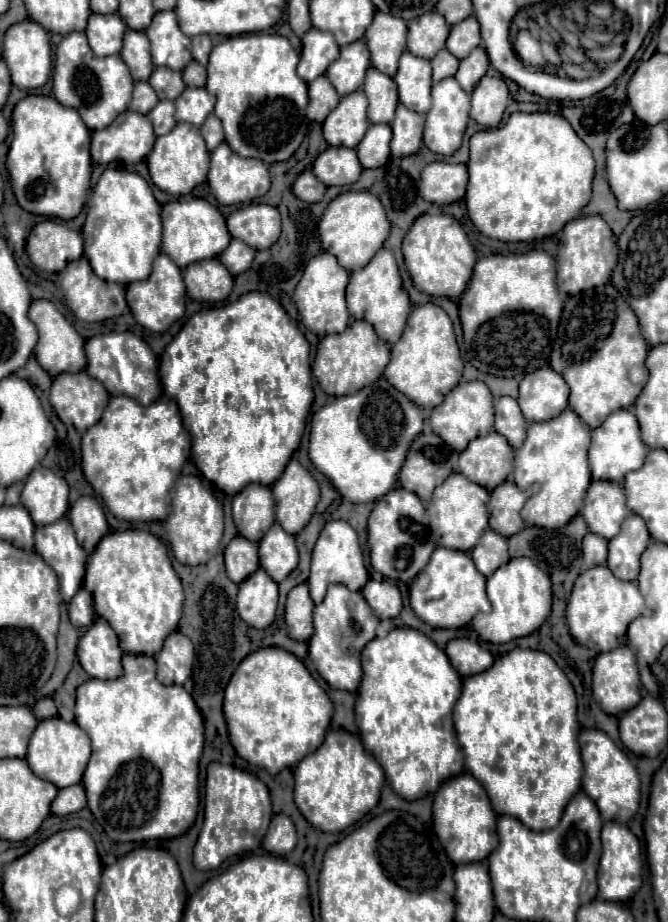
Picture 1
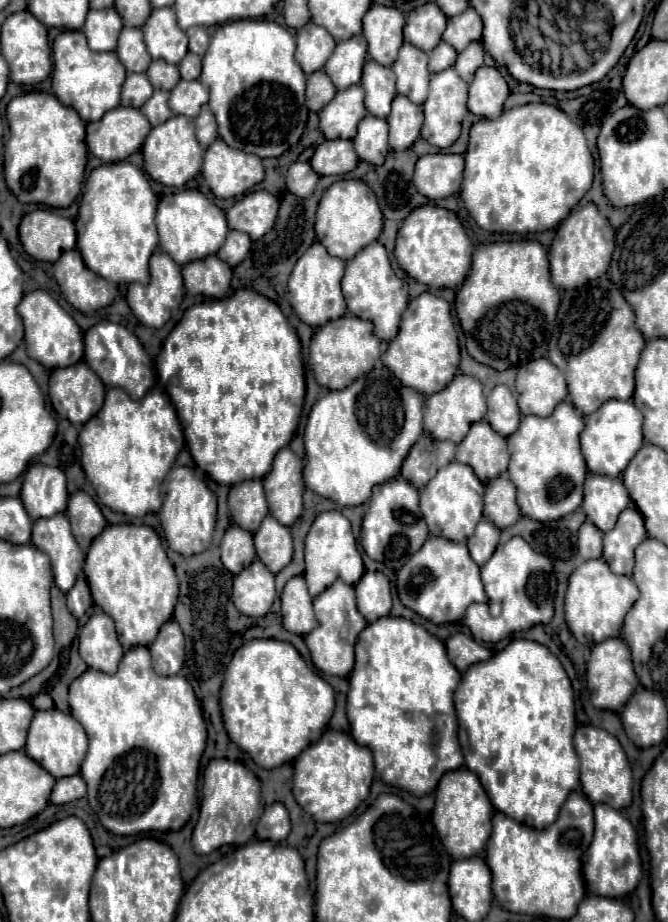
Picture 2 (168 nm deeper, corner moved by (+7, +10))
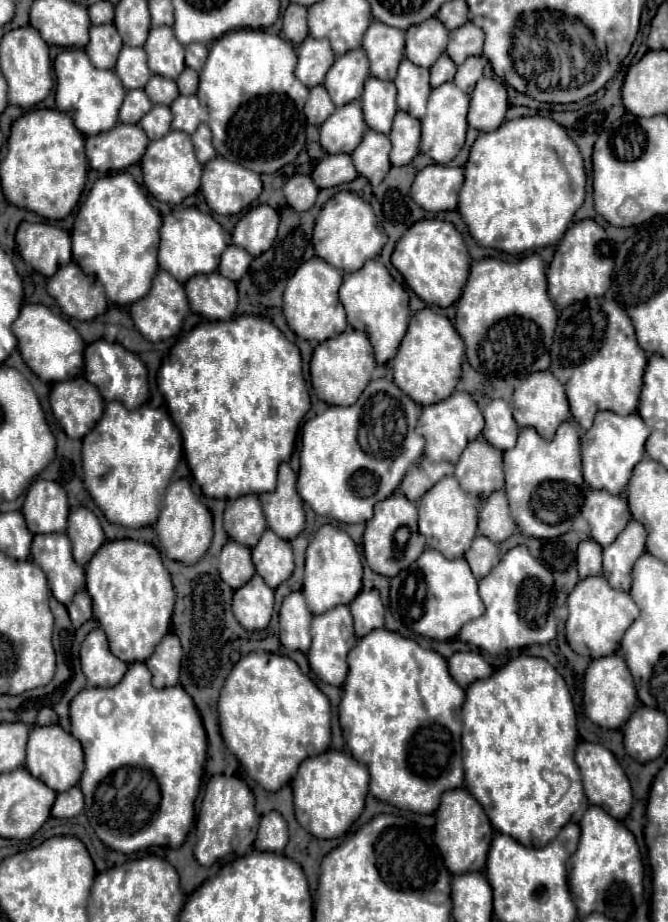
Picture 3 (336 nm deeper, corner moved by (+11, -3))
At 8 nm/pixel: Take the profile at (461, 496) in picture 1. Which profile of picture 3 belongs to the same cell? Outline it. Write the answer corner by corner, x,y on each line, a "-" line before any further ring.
453,475
437,481
419,501
419,531
427,539
427,547
443,553
447,559
463,557
473,537
477,535
477,507
471,497
459,487

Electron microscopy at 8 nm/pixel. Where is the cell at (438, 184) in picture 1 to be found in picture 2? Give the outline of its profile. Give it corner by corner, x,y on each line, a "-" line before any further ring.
427,154
417,160
413,184
431,200
447,198
459,192
463,168
461,154

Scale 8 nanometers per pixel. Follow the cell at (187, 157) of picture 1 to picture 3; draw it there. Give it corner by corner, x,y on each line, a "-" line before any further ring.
169,131
165,137
151,141
141,165
143,165
143,183
147,191
163,203
179,205
185,197
193,195
199,189
203,165
195,157
191,135
183,131

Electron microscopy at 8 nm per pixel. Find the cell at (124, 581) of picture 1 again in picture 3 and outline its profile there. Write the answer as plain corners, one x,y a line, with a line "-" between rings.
107,541
85,567
87,591
93,599
93,613
109,637
113,655
125,663
147,661
157,643
169,633
175,591
171,575
161,565
159,551
143,541

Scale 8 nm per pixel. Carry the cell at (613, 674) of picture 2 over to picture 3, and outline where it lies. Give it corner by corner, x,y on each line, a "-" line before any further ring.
615,653
591,661
583,683
583,703
585,703
587,717
601,729
619,729
629,719
637,703
637,693
623,655

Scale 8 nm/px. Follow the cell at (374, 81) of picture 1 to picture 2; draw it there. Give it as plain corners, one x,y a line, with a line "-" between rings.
373,60
365,62
361,86
365,88
365,108
377,118
387,118
391,112
391,102
395,98
395,74

